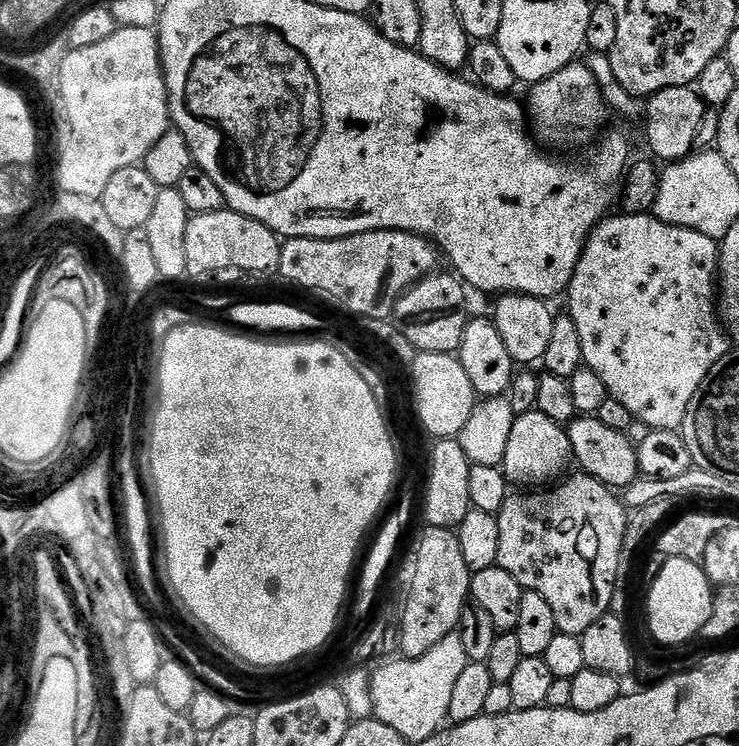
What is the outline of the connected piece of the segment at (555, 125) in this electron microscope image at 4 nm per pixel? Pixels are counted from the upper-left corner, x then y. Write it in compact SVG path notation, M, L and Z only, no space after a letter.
M584 62L566 65L562 70L558 70L558 74L550 74L550 78L531 85L529 92L532 93L529 94L528 100L526 99L526 112L535 135L545 145L588 143L591 145L597 133L605 127L604 119L610 116L598 82Z

